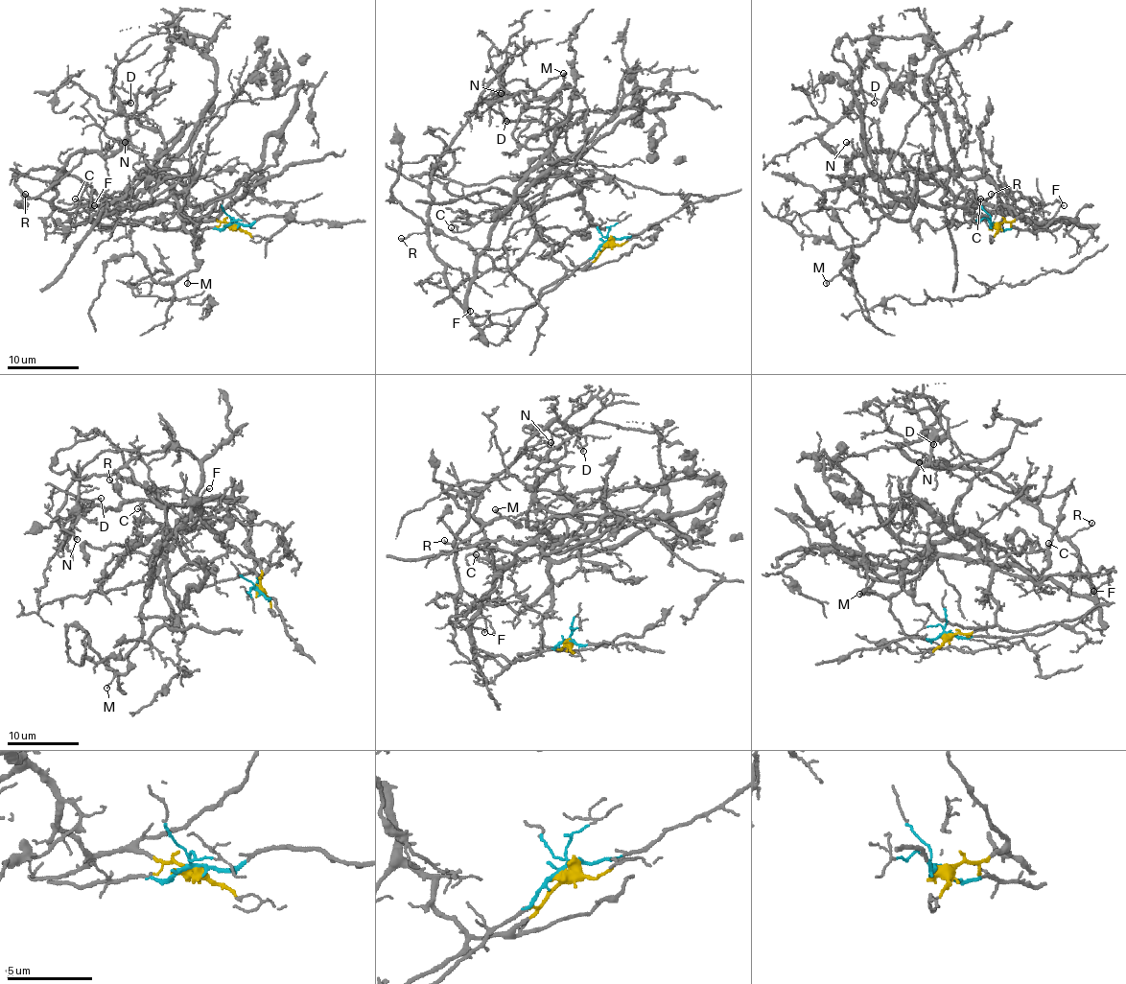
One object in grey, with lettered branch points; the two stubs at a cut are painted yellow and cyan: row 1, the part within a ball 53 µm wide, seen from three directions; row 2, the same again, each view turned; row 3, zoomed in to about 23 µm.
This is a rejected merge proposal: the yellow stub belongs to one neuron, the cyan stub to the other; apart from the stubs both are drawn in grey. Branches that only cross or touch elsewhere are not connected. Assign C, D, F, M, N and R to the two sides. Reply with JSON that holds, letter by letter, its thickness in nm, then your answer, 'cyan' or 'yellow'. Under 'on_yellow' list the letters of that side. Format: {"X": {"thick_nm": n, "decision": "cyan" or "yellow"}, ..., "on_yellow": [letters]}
{"C": {"thick_nm": 110, "decision": "yellow"}, "D": {"thick_nm": 130, "decision": "cyan"}, "F": {"thick_nm": 100, "decision": "cyan"}, "M": {"thick_nm": 100, "decision": "yellow"}, "N": {"thick_nm": 120, "decision": "cyan"}, "R": {"thick_nm": 100, "decision": "cyan"}, "on_yellow": ["C", "M"]}

